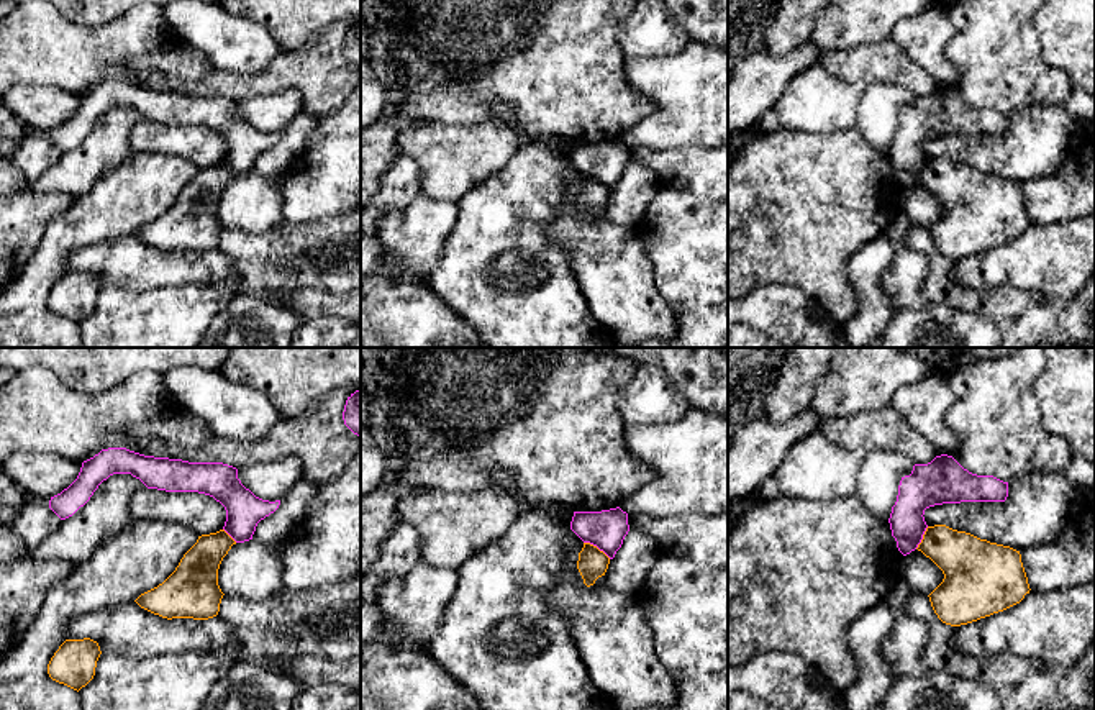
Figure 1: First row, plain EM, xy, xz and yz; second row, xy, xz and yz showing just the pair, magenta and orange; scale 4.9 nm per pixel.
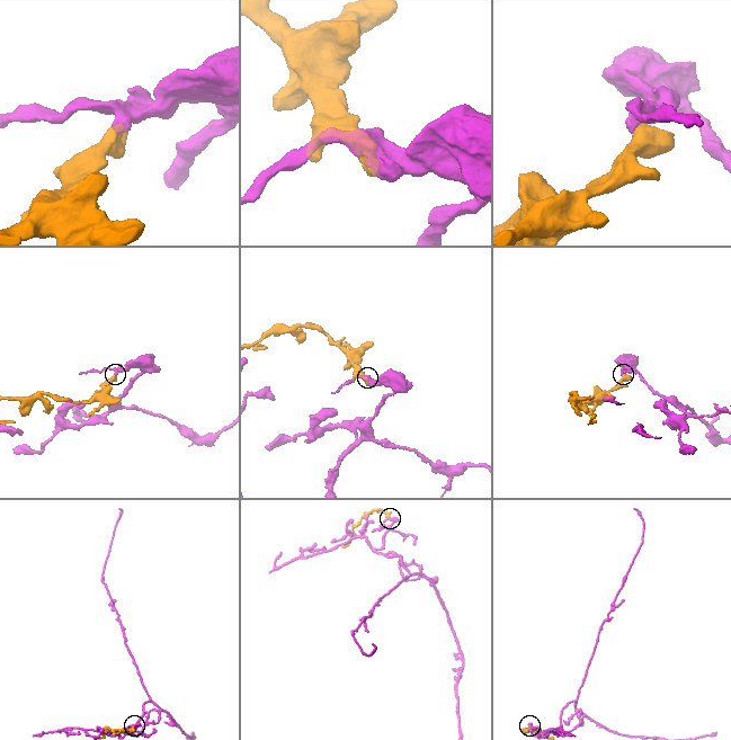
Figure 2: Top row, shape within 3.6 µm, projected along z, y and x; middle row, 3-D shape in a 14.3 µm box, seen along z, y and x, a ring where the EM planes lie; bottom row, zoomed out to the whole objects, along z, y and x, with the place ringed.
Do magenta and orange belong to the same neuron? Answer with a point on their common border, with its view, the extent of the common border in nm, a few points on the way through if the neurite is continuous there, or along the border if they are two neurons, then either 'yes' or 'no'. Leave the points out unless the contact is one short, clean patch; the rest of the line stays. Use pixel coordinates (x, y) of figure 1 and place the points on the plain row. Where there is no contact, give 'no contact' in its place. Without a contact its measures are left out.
contact xz (597, 179); length 160 nm; border xz (584, 174), (597, 179), (610, 191); no

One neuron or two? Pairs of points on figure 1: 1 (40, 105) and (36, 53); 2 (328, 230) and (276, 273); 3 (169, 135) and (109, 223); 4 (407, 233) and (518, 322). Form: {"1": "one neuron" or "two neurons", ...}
{"1": "two neurons", "2": "one neuron", "3": "two neurons", "4": "two neurons"}

